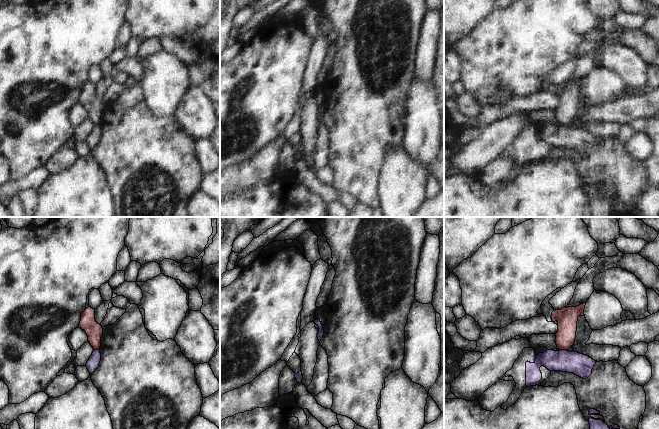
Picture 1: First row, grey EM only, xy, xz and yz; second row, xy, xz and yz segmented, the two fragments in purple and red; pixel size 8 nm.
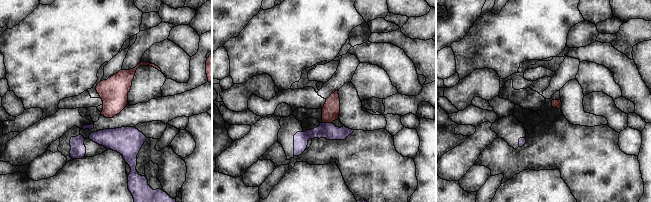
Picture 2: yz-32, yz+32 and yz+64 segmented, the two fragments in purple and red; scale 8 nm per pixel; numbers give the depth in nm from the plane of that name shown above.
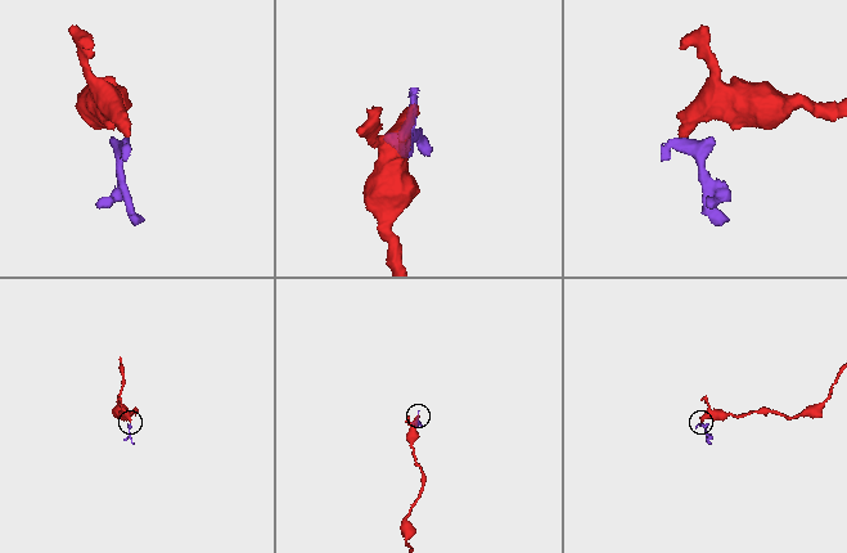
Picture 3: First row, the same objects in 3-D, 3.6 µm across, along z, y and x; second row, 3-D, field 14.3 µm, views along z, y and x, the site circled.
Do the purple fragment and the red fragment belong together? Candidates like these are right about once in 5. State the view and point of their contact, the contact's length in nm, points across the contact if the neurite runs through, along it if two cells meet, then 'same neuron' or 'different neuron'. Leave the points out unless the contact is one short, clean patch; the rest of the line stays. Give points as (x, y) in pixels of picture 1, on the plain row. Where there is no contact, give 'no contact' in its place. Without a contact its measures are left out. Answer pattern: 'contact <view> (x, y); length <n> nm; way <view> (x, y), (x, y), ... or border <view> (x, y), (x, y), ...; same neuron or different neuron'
contact yz (563, 126); length 60 nm; border yz (559, 125), (566, 126); different neuron

